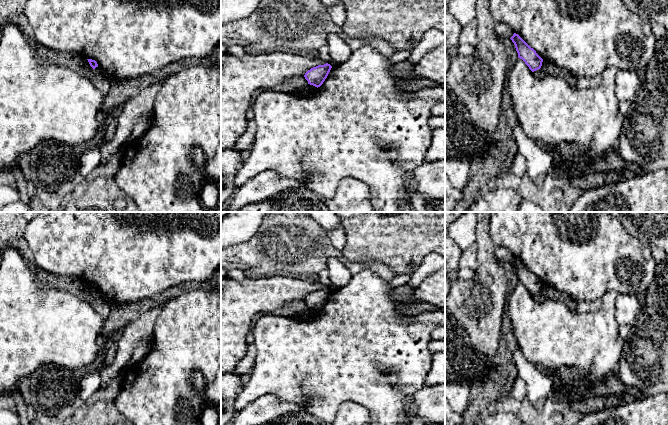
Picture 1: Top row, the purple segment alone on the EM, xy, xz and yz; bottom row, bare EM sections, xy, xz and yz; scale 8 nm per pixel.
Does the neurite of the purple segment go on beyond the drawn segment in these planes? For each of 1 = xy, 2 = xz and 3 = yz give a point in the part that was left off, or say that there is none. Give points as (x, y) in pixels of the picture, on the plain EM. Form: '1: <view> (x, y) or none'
1: none
2: none
3: none

